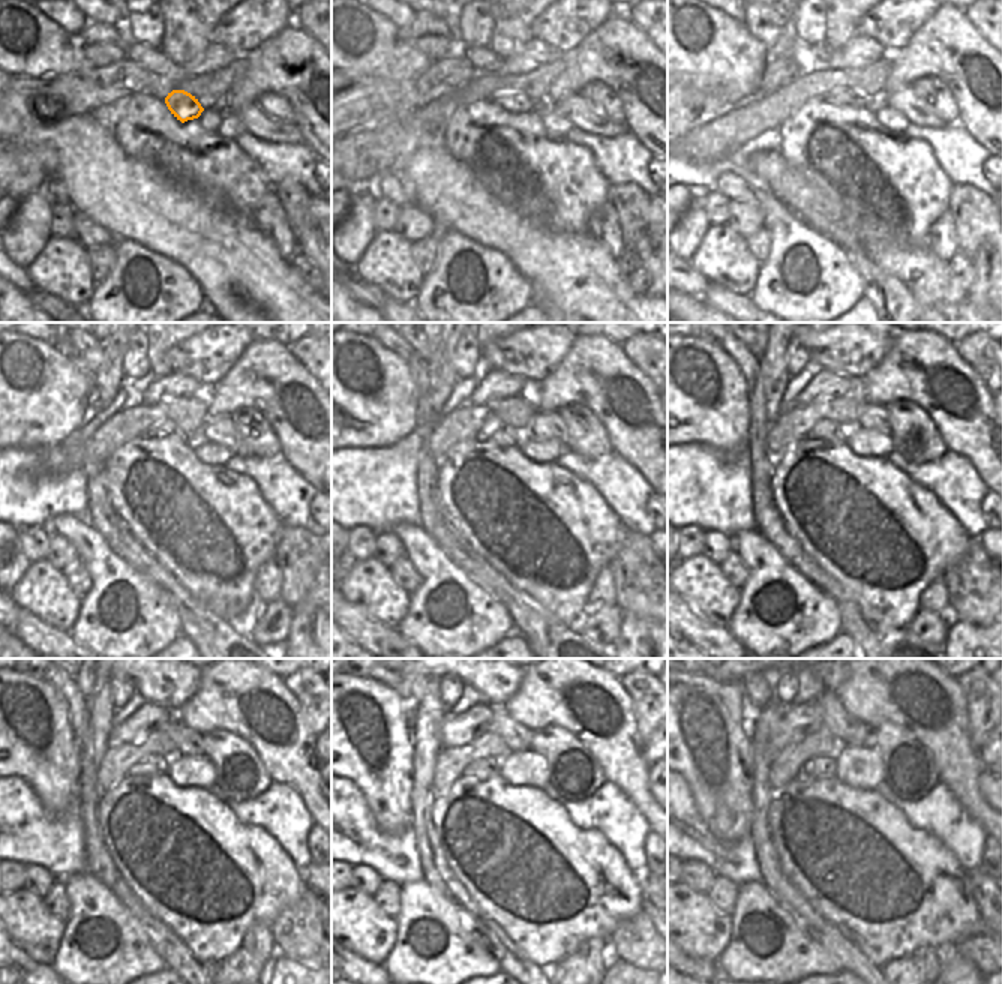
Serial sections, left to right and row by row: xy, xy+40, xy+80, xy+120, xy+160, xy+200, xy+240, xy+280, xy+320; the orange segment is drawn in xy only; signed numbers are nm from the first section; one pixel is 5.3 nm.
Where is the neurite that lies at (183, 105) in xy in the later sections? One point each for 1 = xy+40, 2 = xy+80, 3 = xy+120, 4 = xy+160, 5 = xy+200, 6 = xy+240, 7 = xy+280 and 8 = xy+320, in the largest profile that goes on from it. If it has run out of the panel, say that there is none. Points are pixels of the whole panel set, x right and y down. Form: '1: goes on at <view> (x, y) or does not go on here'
1: goes on at xy+40 (516, 102)
2: goes on at xy+80 (851, 98)
3: goes on at xy+120 (170, 429)
4: goes on at xy+160 (492, 426)
5: goes on at xy+200 (825, 428)
6: goes on at xy+240 (150, 765)
7: goes on at xy+280 (482, 768)
8: goes on at xy+320 (816, 767)

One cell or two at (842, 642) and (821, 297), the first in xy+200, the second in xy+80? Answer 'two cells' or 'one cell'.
two cells

